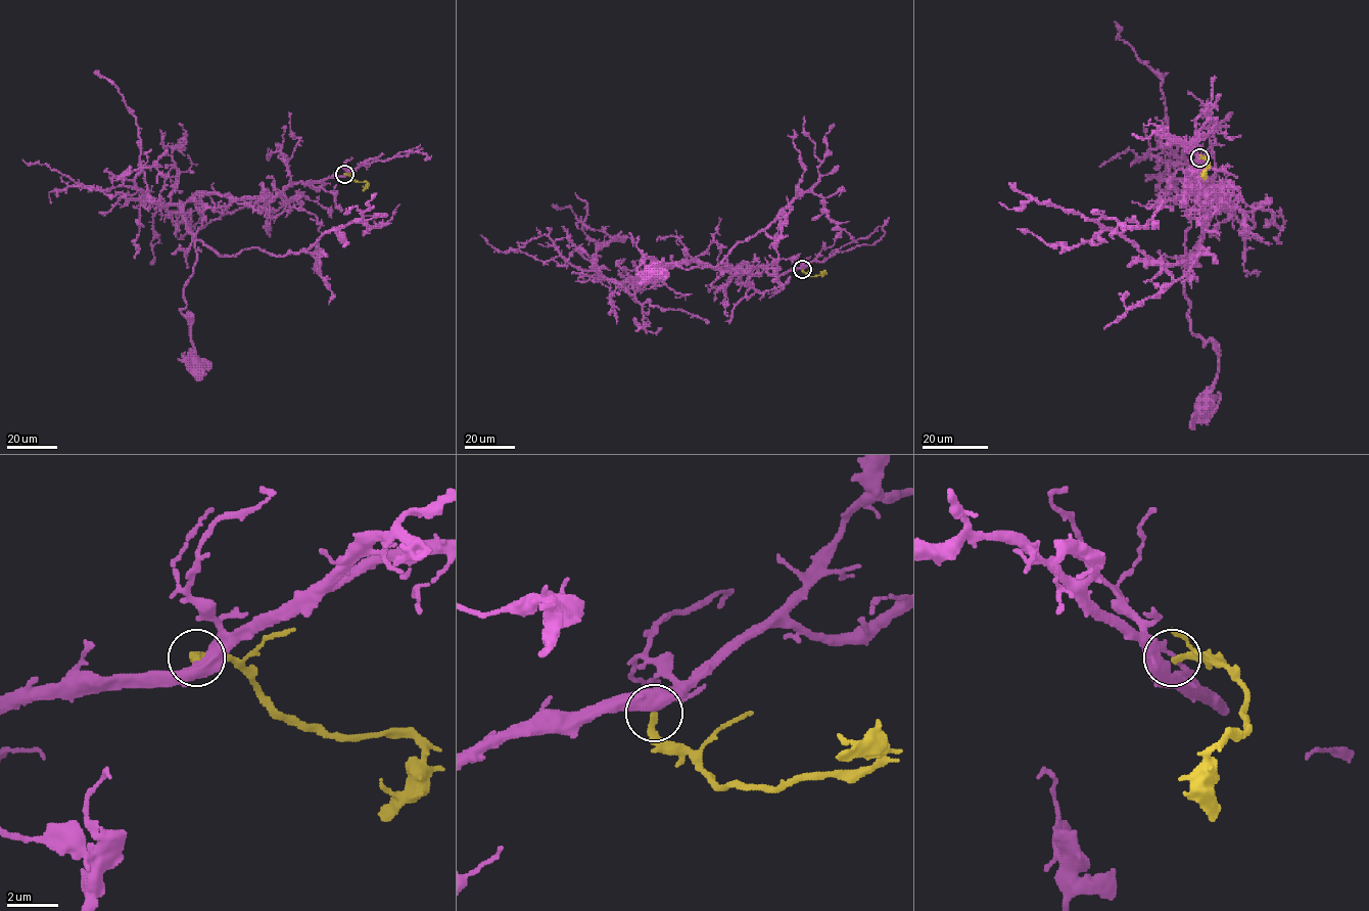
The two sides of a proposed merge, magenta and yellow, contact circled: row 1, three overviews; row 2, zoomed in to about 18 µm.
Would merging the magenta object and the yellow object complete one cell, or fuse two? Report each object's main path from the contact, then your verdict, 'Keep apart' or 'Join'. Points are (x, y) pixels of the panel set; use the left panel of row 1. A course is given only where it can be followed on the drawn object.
Course of magenta: (344, 175), (291, 183), (271, 197), (198, 192), (185, 205), (196, 259), (180, 312), (190, 313), (193, 366). Course of yellow: (344, 174), (358, 181), (366, 181), (367, 186), (363, 190). Join

